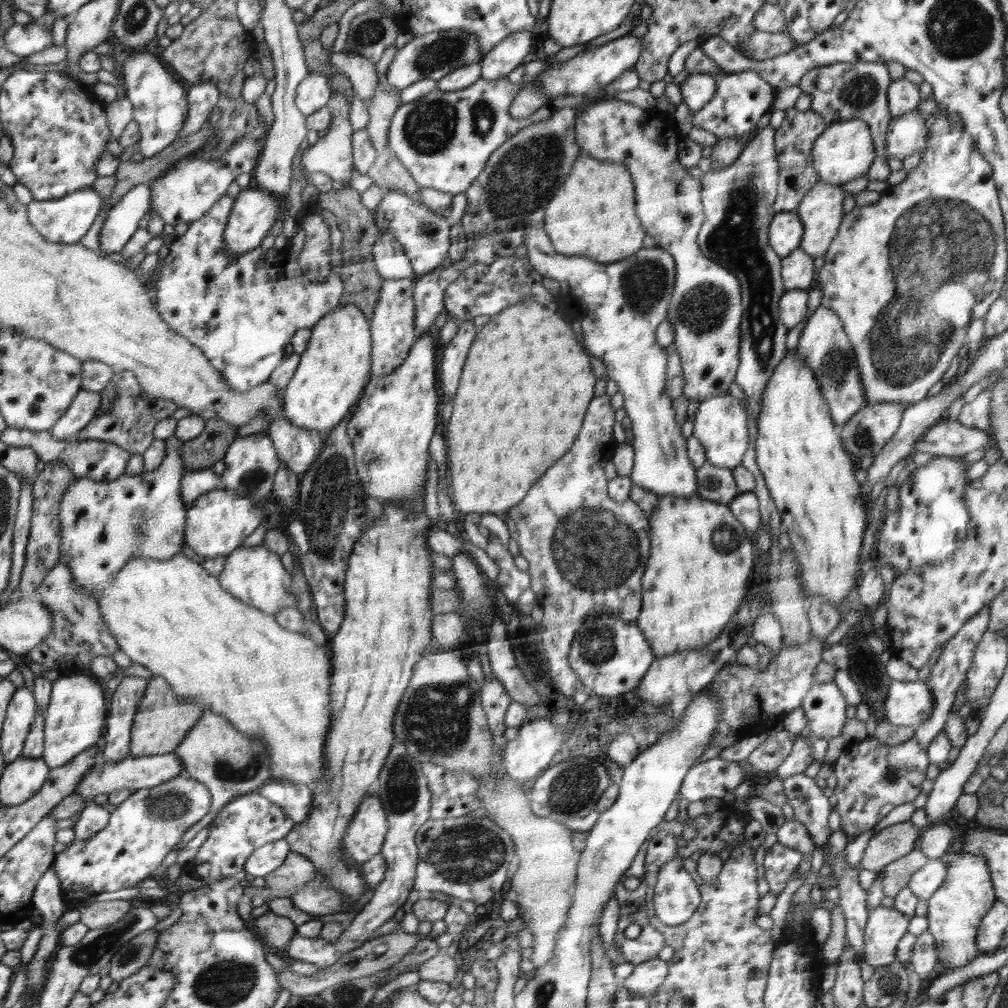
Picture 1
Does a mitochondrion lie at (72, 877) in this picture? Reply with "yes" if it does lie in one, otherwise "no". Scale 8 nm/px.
no

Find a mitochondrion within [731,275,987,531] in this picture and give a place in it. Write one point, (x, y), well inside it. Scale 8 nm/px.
(836, 364)

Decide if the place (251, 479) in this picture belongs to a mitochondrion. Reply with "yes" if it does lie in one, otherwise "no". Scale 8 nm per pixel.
yes

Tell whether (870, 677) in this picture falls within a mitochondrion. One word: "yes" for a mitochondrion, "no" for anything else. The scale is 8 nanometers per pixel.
yes

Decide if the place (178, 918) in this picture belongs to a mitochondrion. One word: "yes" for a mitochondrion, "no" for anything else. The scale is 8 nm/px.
no

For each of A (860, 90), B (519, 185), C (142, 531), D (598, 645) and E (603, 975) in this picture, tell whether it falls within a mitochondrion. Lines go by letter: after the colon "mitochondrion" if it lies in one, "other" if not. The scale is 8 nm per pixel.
A: mitochondrion
B: mitochondrion
C: mitochondrion
D: mitochondrion
E: other

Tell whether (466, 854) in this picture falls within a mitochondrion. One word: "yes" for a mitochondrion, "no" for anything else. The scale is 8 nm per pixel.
yes

